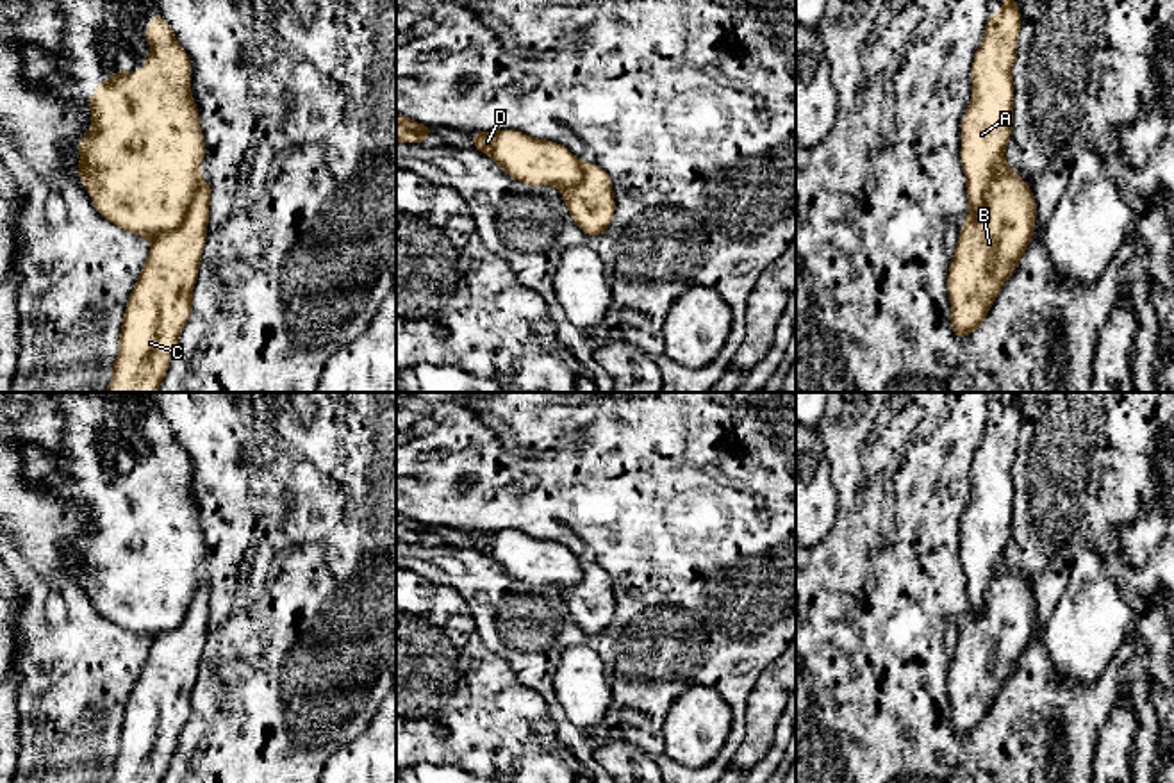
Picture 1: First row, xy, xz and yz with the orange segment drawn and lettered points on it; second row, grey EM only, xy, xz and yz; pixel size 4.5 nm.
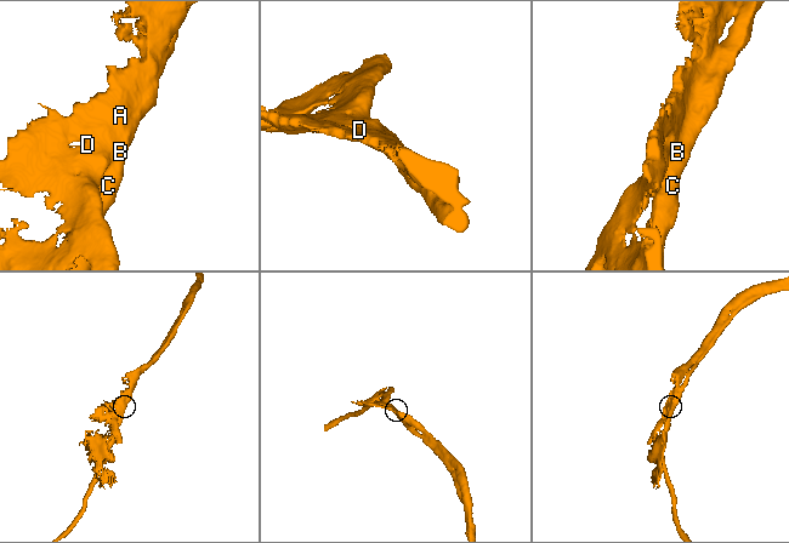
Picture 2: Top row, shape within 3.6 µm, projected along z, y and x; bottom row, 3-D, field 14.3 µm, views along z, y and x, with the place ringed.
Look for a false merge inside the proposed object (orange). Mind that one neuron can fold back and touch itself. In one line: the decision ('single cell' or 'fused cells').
fused cells

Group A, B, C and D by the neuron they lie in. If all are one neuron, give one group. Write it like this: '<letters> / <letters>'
A D / B C

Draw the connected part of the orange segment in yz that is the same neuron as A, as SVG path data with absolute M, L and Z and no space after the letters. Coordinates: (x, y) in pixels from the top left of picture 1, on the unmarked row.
M1003 396L1001 403L1003 410L999 414L988 414L985 421L983 442L972 458L972 494L962 517L960 560L969 598L967 615L978 615L983 610L987 587L996 573L997 562L1005 556L1013 524L1012 469L1017 458L1021 410L1013 396Z

